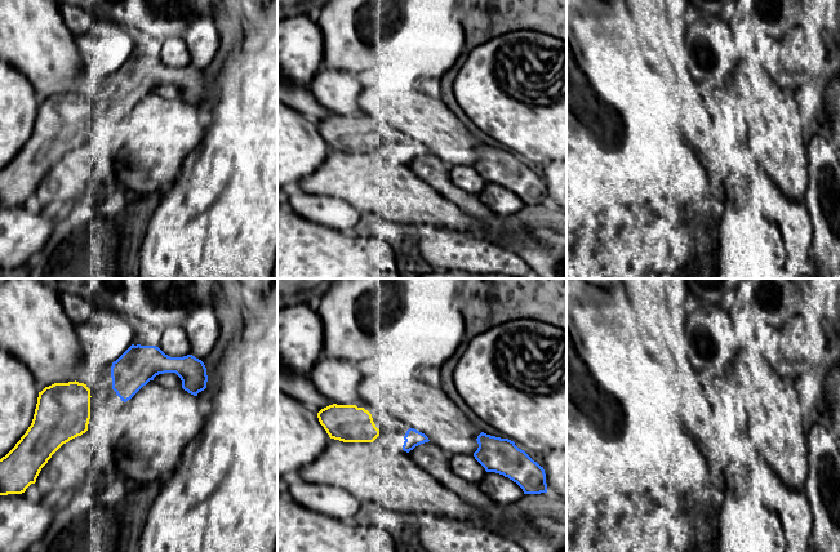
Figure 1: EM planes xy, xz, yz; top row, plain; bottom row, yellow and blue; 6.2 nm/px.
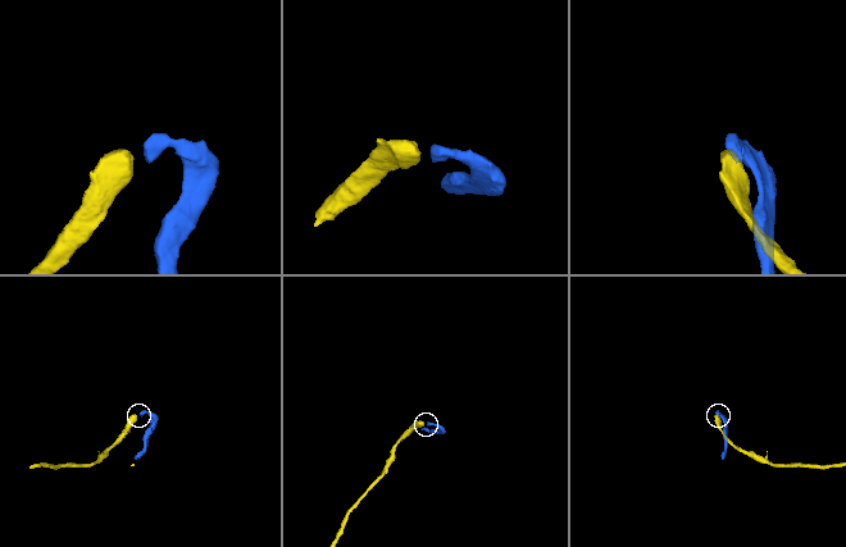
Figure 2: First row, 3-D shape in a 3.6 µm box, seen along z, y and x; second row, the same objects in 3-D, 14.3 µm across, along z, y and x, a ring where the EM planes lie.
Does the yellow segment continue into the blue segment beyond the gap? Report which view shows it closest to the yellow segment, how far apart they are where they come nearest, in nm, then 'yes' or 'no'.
nearest in xy; 140 nm apart; yes

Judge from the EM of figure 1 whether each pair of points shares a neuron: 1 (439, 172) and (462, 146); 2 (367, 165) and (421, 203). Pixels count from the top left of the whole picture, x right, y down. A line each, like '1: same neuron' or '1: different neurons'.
1: different neurons
2: same neuron

